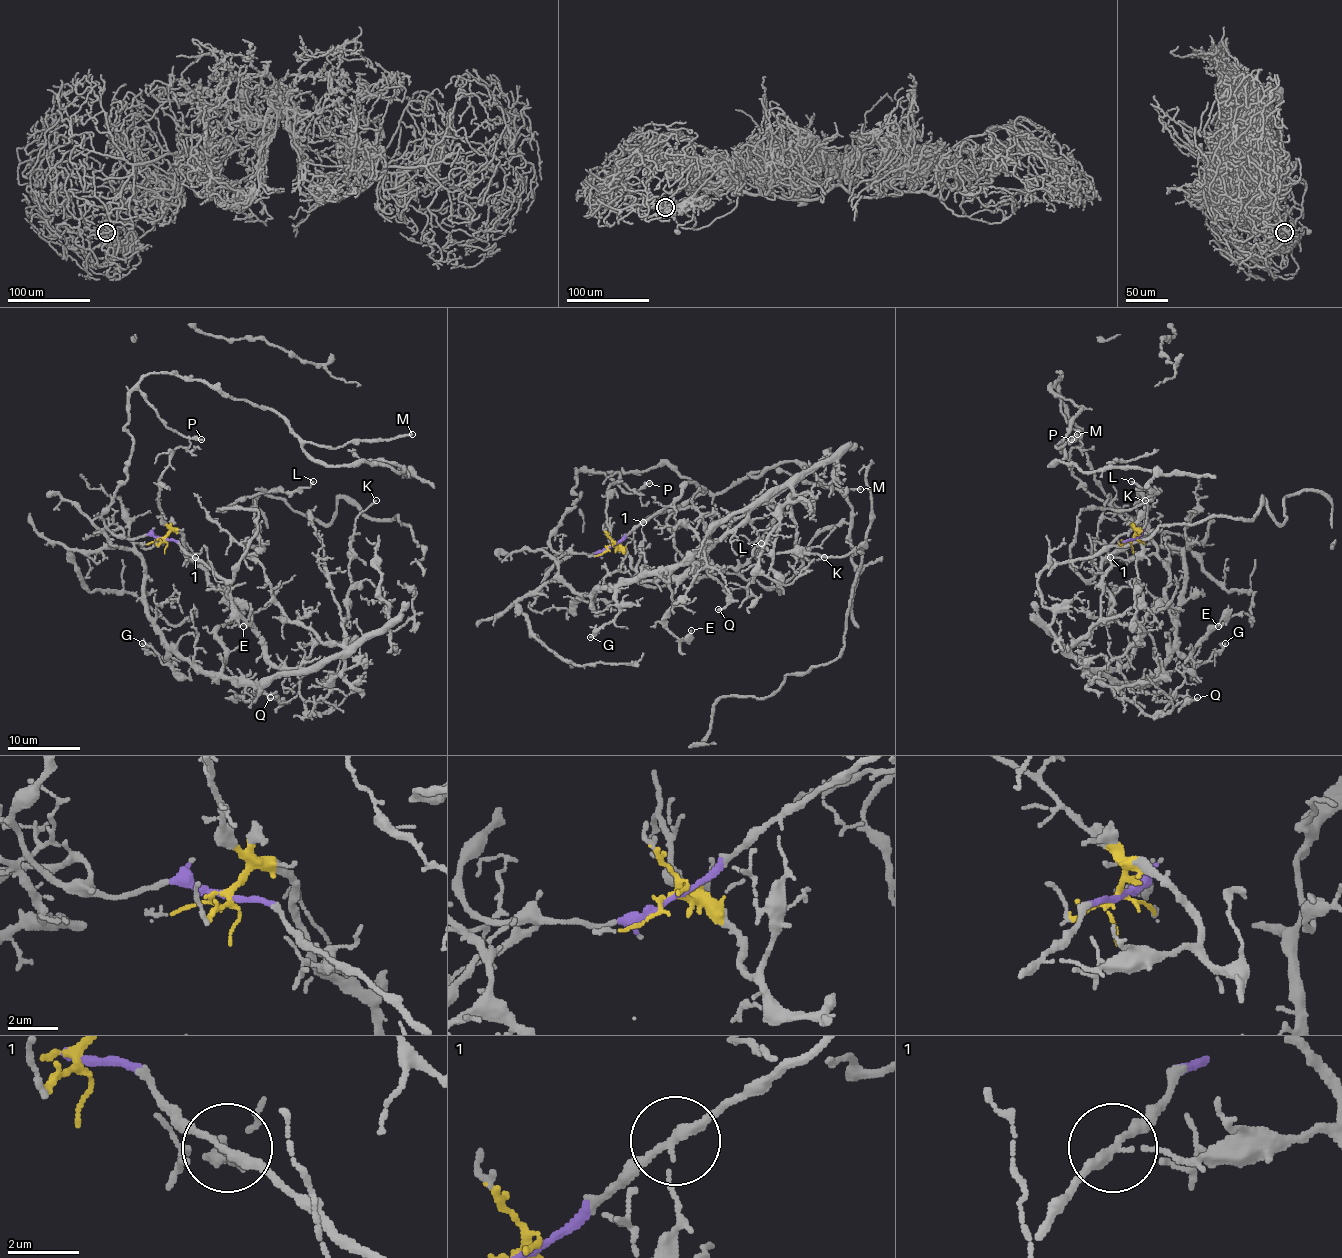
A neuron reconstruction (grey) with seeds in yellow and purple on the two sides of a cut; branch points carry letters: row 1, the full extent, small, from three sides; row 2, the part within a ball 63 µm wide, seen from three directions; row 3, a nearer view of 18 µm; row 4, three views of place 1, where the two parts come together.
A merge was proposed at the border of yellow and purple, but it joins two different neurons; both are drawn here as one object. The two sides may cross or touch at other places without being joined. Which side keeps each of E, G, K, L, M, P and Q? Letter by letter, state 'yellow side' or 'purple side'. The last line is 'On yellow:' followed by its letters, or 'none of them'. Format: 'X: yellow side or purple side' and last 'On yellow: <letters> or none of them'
E: yellow side
G: yellow side
K: yellow side
L: purple side
M: purple side
P: purple side
Q: yellow side
On yellow: E, G, K, Q

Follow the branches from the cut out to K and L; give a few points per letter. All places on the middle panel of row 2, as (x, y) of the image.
K: (610, 546), (648, 581), (683, 577), (761, 501), (790, 482), (795, 553), (797, 548), (802, 557), (824, 557)
L: (610, 546), (688, 482), (706, 492), (666, 521), (675, 550), (695, 566), (730, 568), (761, 542)

